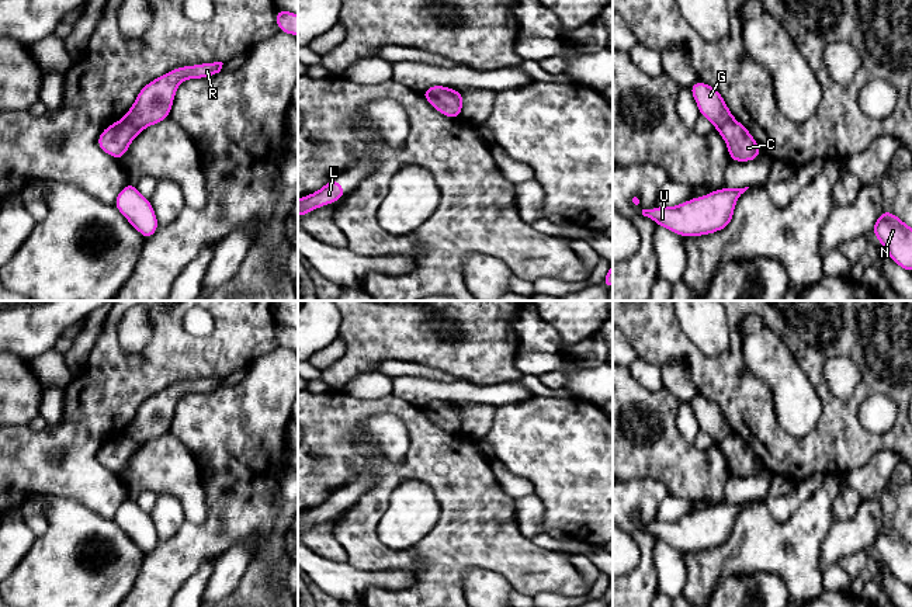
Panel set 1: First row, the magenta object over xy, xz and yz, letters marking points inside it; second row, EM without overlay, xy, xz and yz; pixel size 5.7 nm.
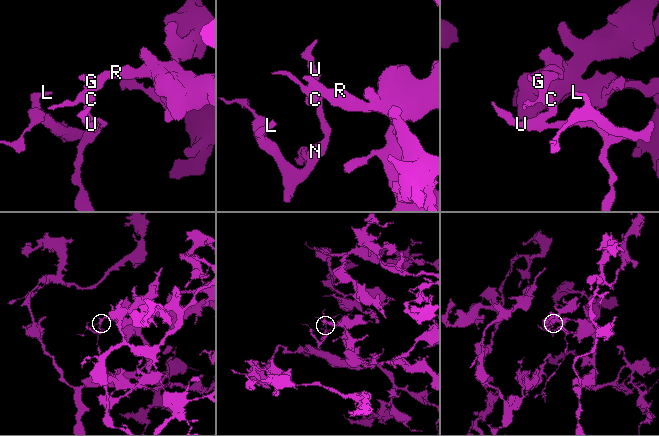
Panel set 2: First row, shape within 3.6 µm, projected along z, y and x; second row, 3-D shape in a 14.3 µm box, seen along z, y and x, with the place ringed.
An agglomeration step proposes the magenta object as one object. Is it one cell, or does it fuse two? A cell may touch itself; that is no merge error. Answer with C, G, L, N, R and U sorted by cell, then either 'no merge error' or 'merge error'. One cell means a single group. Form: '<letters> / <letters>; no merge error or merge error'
C L N U / G R; merge error

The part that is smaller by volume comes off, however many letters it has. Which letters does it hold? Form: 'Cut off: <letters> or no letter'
Cut off: C, L, N, U

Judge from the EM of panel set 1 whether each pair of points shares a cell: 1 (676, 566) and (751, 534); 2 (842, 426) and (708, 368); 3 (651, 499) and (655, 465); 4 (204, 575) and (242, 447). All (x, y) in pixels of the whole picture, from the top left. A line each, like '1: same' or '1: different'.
1: different
2: same
3: different
4: different

